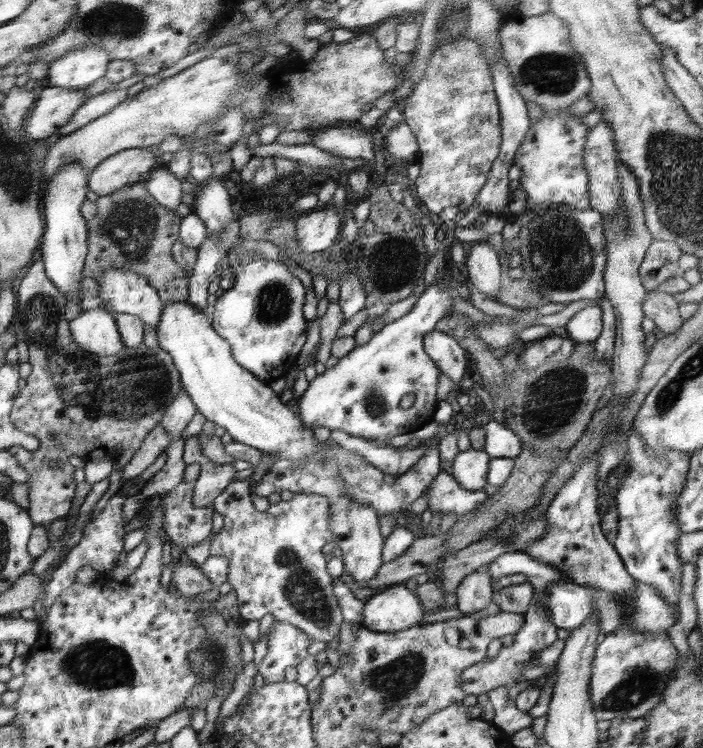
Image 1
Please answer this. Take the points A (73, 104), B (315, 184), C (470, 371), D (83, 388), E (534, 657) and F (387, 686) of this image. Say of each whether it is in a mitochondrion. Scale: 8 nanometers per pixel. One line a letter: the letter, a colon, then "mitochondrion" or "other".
A: other
B: other
C: other
D: mitochondrion
E: other
F: mitochondrion

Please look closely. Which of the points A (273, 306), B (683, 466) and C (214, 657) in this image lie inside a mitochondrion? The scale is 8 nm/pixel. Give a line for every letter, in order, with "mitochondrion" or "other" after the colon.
A: mitochondrion
B: other
C: mitochondrion

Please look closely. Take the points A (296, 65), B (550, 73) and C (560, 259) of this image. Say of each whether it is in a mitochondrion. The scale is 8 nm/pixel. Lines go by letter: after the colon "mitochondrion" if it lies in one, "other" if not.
A: other
B: mitochondrion
C: mitochondrion

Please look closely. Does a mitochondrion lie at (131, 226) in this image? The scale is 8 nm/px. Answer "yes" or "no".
yes

